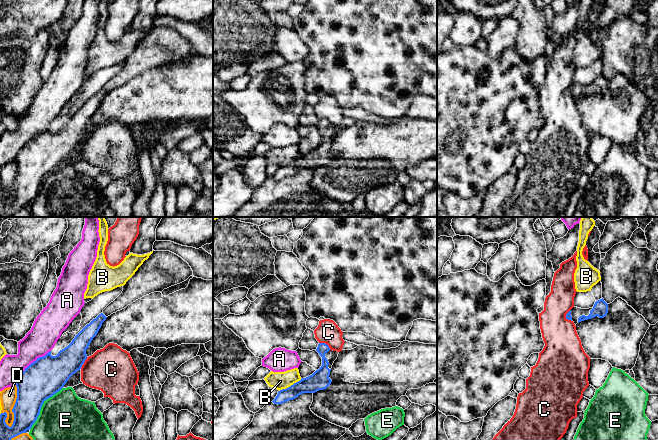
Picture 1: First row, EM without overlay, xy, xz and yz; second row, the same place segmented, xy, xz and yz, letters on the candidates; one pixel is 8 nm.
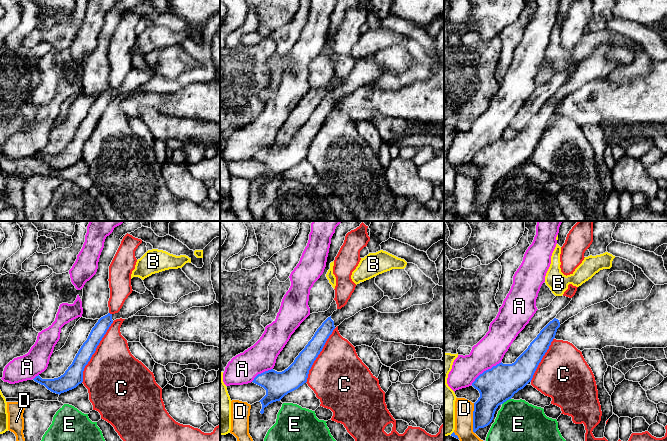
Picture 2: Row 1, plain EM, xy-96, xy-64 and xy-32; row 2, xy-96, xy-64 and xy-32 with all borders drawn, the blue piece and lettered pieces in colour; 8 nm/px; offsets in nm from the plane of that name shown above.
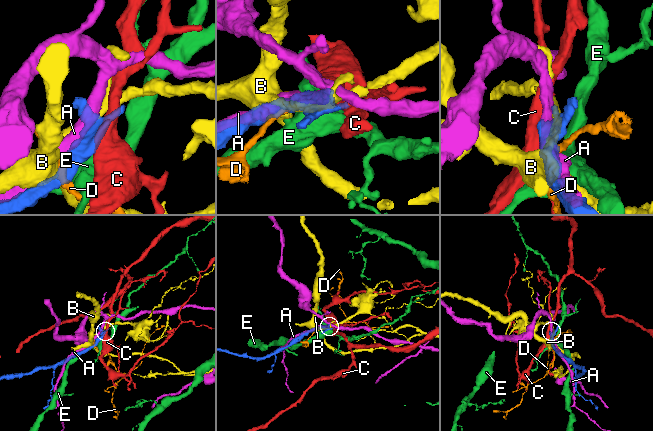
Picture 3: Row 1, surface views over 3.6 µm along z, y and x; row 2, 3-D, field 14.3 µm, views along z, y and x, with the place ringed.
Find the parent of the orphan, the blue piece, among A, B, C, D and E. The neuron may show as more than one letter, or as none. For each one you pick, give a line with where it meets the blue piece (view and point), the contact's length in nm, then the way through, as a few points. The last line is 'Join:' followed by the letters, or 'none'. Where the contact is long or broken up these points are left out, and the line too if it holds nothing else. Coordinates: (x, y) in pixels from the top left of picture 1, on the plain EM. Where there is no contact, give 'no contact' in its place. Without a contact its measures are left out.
Join: none

